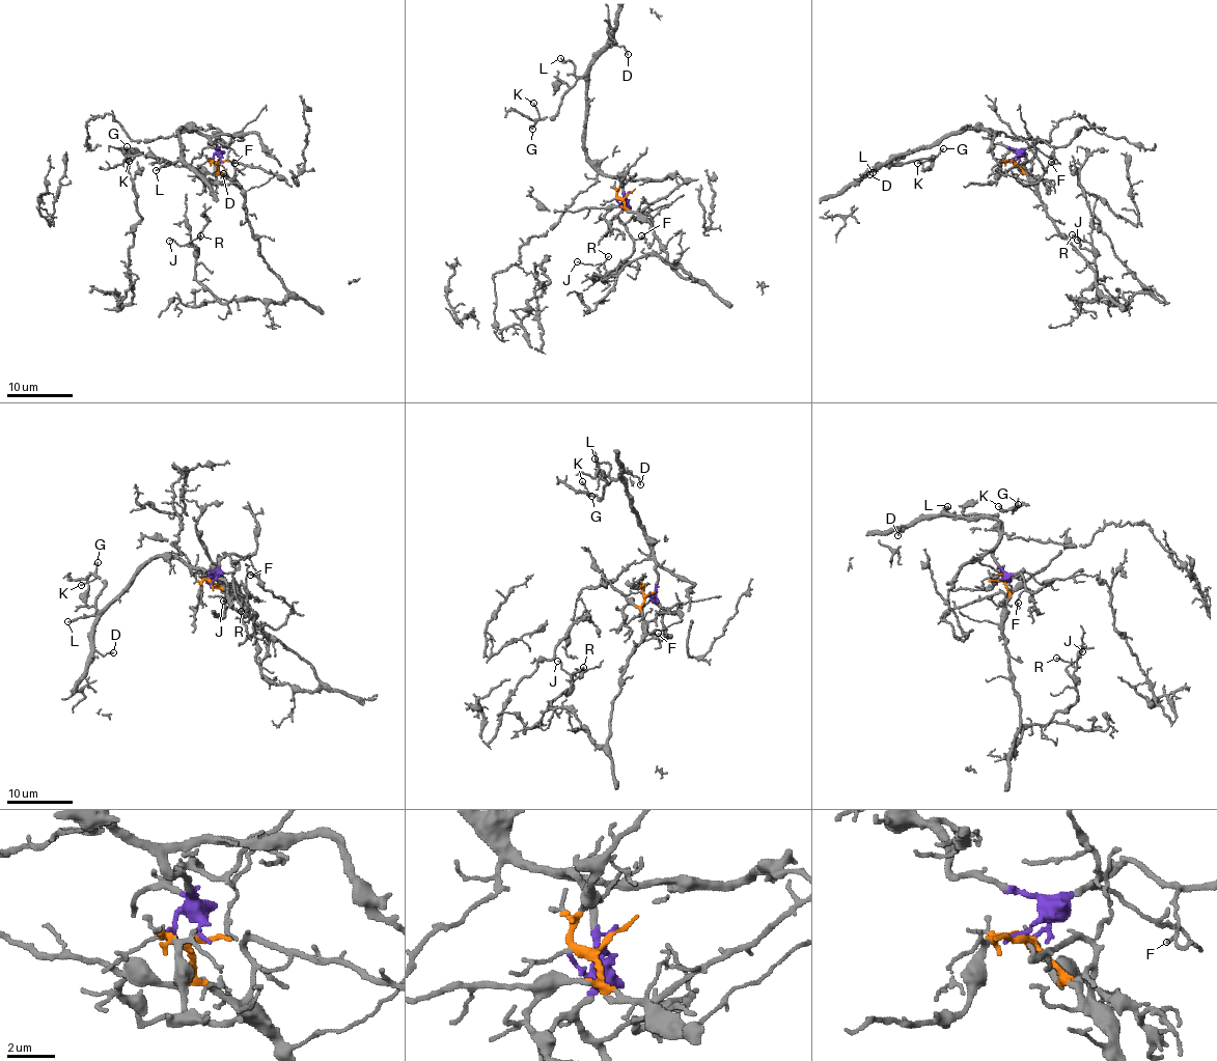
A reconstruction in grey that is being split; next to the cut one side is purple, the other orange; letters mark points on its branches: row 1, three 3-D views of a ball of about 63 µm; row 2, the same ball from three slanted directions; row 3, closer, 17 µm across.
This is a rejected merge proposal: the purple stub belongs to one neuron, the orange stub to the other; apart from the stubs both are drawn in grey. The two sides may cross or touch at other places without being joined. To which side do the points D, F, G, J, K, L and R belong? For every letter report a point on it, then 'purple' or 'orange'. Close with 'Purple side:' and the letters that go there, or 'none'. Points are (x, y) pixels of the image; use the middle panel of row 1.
D: (628, 54) | purple
F: (641, 235) | purple
G: (532, 129) | purple
J: (577, 261) | orange
K: (533, 103) | purple
L: (560, 58) | purple
R: (608, 256) | orange
Purple side: D, F, G, K, L

